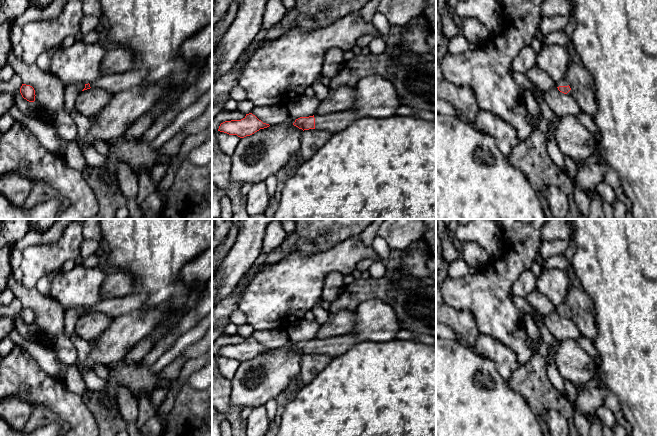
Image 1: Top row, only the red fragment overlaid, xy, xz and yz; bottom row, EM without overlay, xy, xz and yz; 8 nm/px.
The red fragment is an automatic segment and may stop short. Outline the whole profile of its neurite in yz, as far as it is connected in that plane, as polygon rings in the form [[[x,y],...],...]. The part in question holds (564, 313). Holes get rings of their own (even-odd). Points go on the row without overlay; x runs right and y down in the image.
[[[561,304],[556,307],[556,311],[560,316],[571,319],[571,312],[566,304]]]

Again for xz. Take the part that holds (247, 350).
[[[249,337],[241,344],[231,344],[221,347],[218,355],[244,362],[269,350],[269,348],[263,347],[255,339]]]

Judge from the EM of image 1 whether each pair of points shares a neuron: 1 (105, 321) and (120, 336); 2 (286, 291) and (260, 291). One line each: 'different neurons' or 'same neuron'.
1: different neurons
2: same neuron

